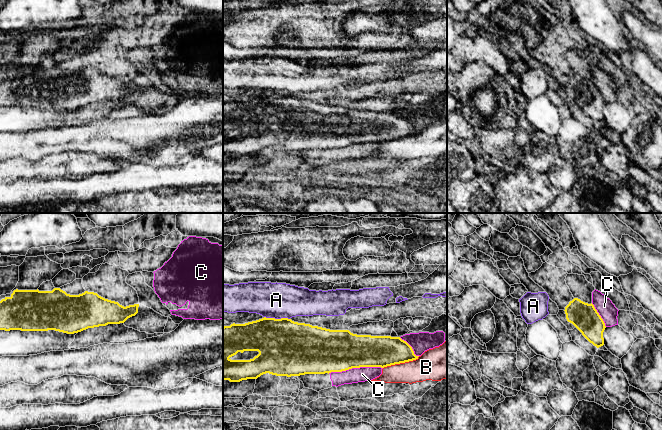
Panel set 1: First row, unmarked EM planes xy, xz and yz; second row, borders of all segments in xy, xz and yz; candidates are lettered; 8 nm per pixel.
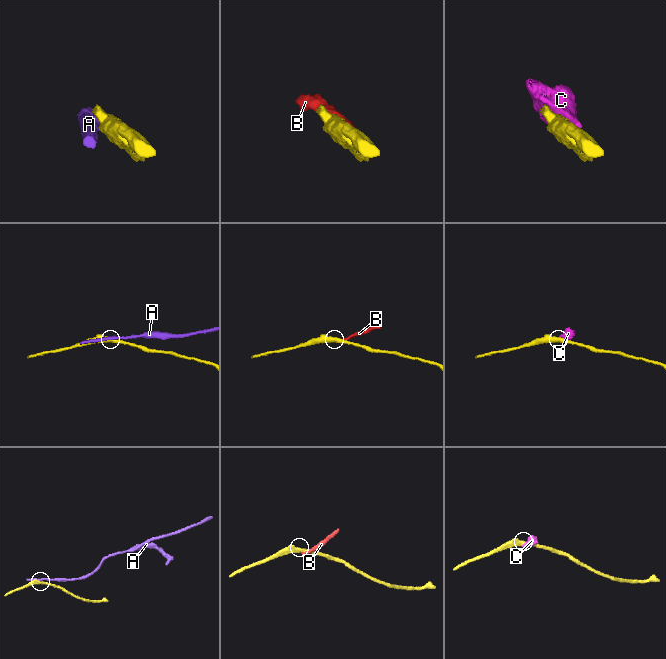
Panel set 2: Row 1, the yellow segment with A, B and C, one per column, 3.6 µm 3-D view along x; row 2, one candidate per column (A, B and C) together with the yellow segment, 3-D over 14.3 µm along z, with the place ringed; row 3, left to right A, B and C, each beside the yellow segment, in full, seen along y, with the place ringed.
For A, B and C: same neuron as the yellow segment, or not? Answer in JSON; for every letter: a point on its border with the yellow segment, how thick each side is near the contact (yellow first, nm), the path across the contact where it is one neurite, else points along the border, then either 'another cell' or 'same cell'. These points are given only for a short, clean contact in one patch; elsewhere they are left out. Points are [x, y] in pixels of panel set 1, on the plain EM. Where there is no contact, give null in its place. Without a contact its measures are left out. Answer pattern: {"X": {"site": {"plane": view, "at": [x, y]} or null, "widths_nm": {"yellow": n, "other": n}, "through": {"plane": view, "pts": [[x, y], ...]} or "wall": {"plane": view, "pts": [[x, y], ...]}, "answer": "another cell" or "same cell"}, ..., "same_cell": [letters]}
{"A": {"site": {"plane": "xz", "at": [277, 95]}, "widths_nm": {"yellow": 440, "other": 280}, "wall": {"plane": "xz", "pts": [[264, 92], [289, 95]]}, "answer": "another cell"}, "B": {"site": {"plane": "xz", "at": [401, 138]}, "widths_nm": {"yellow": 260, "other": 240}, "answer": "another cell"}, "C": {"site": {"plane": "xz", "at": [355, 143]}, "widths_nm": {"yellow": 340, "other": 120}, "answer": "another cell"}, "same_cell": []}

